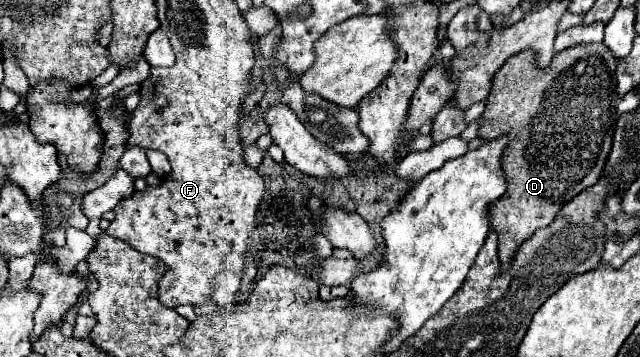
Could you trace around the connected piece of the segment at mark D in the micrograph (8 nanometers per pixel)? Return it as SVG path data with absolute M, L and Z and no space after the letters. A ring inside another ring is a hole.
M578 44L558 52L548 68L538 66L534 50L522 50L520 54L508 58L494 74L478 136L482 142L488 142L508 134L508 146L502 154L502 170L508 180L508 190L498 202L492 204L490 214L492 230L498 232L498 256L502 258L504 268L508 268L516 246L530 238L538 228L548 226L564 202L596 184L610 152L614 124L618 118L616 102L620 94L616 88L616 64L618 60L606 44Z

